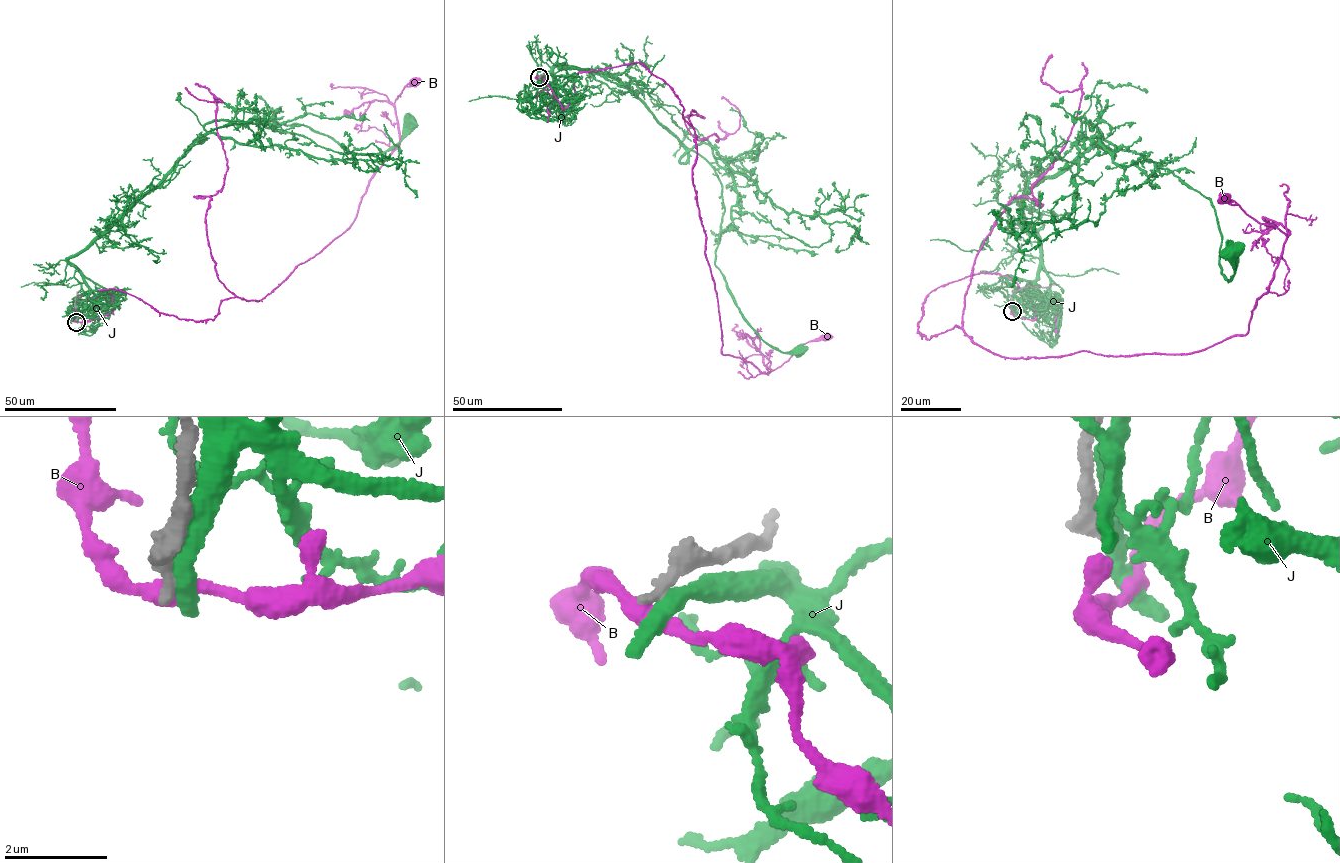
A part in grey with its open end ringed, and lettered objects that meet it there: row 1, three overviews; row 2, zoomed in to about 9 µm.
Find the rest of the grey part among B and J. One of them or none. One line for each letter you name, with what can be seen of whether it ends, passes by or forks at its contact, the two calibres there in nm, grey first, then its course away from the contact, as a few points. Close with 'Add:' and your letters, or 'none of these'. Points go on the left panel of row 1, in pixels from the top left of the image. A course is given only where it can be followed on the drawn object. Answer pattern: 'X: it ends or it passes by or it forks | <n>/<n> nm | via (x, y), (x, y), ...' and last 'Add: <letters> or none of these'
Add: none of these

